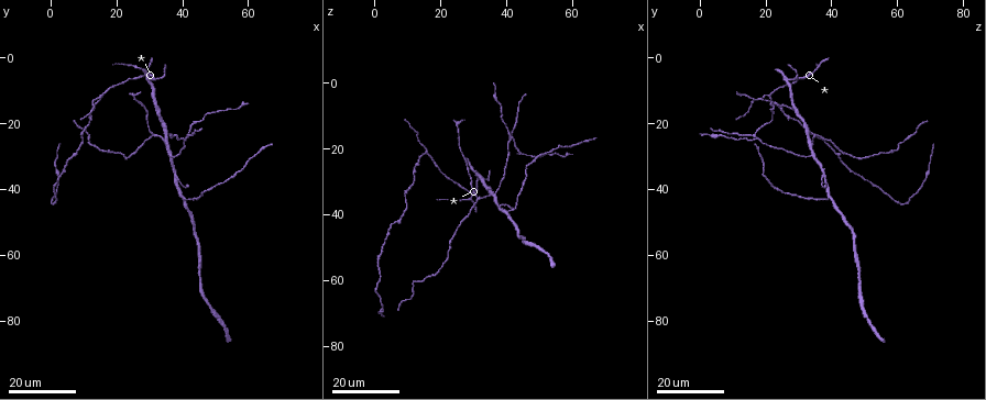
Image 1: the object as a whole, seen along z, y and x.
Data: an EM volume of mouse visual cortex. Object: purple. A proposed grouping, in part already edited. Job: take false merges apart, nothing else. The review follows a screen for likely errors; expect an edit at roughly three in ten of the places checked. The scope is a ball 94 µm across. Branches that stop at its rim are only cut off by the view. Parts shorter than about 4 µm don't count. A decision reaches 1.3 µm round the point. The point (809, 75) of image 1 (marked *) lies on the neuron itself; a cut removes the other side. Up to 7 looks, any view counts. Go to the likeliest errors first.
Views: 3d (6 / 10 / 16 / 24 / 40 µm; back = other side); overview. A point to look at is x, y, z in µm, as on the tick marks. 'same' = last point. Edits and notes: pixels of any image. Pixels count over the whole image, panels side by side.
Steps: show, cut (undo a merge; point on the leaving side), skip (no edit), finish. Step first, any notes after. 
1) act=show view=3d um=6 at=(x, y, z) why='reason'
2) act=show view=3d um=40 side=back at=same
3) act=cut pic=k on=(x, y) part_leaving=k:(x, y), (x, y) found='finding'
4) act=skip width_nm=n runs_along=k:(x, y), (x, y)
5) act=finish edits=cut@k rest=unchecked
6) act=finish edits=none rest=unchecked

act=show view=3d um=24 at=(36, 30, 33) why='four arms meet'

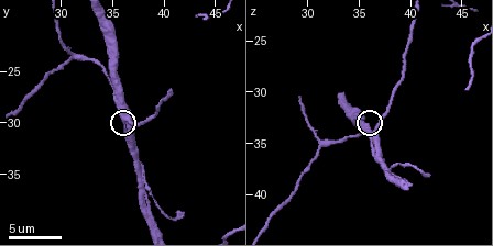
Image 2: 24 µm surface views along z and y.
act=show view=3d um=6 at=(36.6, 29.8, 34.0)

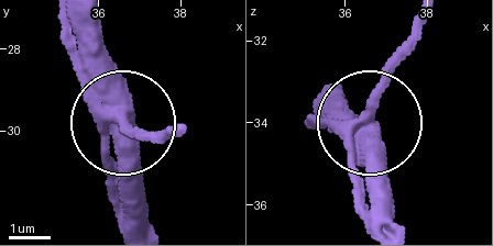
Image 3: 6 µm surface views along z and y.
act=show view=3d um=6 side=back at=(36.55, 29.75, 34.20) why='other side'

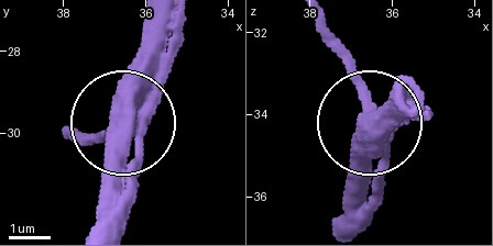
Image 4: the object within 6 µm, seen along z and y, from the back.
act=skip arms=4 found='one neuron here'

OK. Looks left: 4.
act=show view=3d um=24 at=(41, 25, 17) why='arms part here'

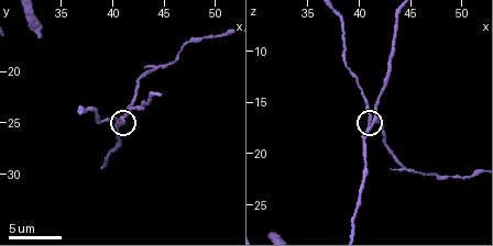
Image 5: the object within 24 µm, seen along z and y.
act=show view=3d um=6 at=(41.2, 24.4, 17.0)

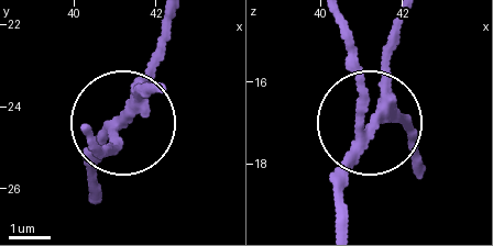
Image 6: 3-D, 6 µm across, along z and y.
act=cut pic=6 on=(116, 148) width_nm=260 part_leaving=6:(354, 125), (343, 24) found='a second neuron is stuck on'

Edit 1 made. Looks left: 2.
act=show view=3d um=16 at=(41, 42, 39) why='side arm on a straight run'

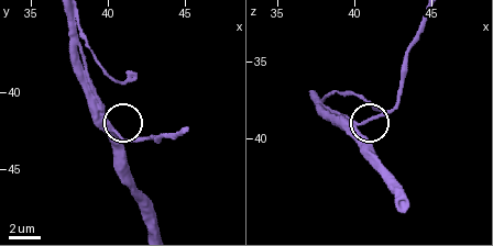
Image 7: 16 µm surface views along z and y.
act=show view=3d um=10 at=(40.6, 42.6, 39.2)

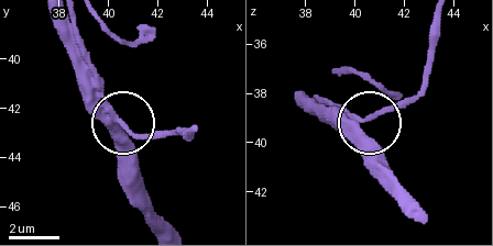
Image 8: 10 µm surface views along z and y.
act=skip runs_along=8:(309, 94), (325, 109), (369, 120), (401, 107), (424, 86) found='one neuron here'

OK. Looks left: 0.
act=finish edits=cut@6 rest=unchecked

